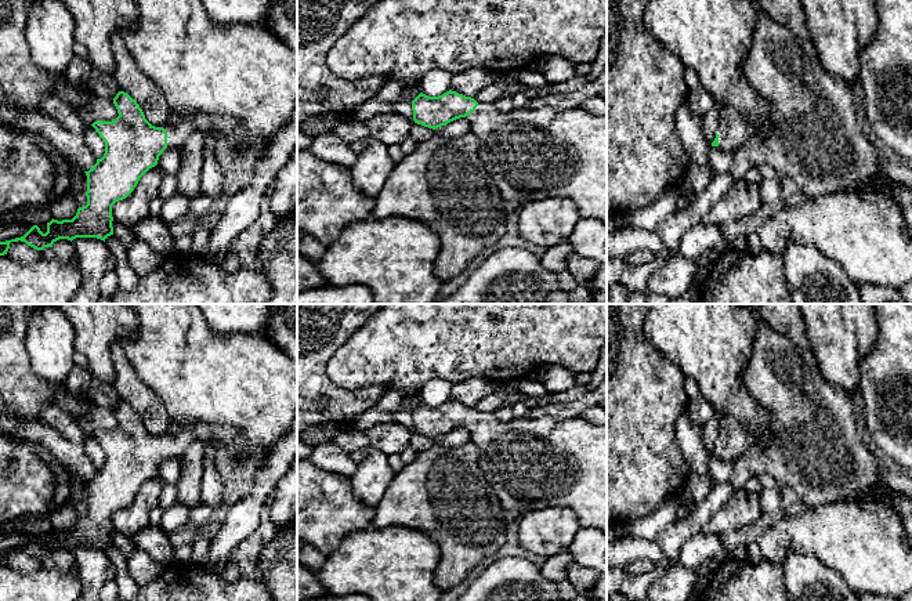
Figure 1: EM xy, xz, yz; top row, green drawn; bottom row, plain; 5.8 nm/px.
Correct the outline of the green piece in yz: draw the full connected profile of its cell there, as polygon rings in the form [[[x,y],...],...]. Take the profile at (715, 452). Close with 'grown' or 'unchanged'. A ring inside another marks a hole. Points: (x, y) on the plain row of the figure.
[[[651,304],[643,332],[684,376],[692,377],[713,413],[721,413],[721,427],[712,456],[737,460],[753,445],[770,439],[771,416],[745,388],[742,372],[754,345],[757,309],[738,304]]]; grown

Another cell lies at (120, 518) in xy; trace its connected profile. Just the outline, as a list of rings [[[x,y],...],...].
[[[158,473],[138,490],[134,500],[112,515],[112,526],[122,539],[130,539],[141,528],[149,525],[149,513],[158,507],[164,481]]]

